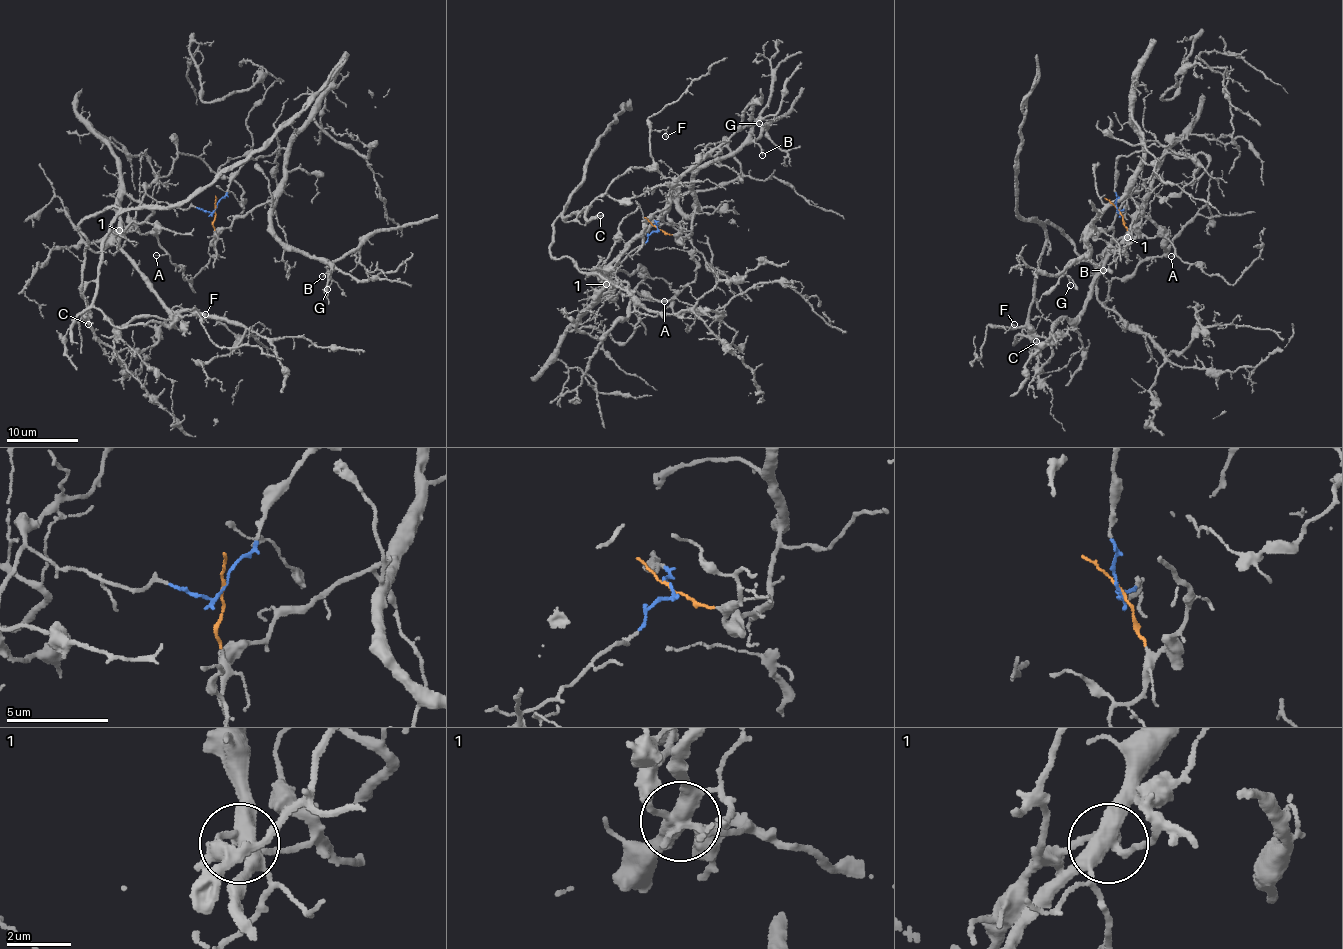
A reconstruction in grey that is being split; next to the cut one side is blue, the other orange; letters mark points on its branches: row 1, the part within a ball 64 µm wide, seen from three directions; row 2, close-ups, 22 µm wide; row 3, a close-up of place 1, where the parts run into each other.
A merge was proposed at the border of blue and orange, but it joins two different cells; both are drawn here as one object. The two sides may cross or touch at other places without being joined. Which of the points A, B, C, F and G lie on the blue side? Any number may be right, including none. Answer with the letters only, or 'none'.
A, C, F

